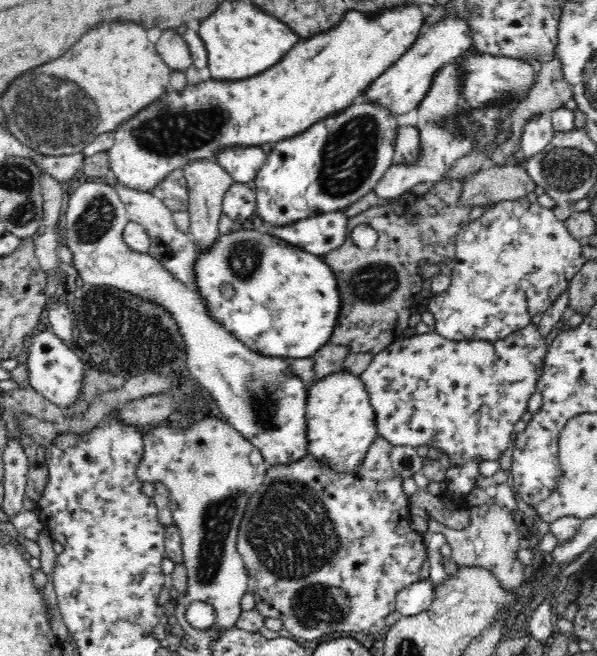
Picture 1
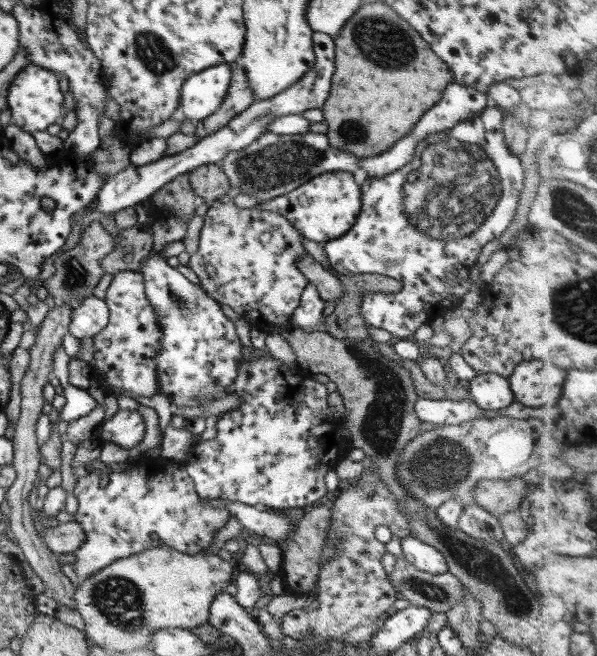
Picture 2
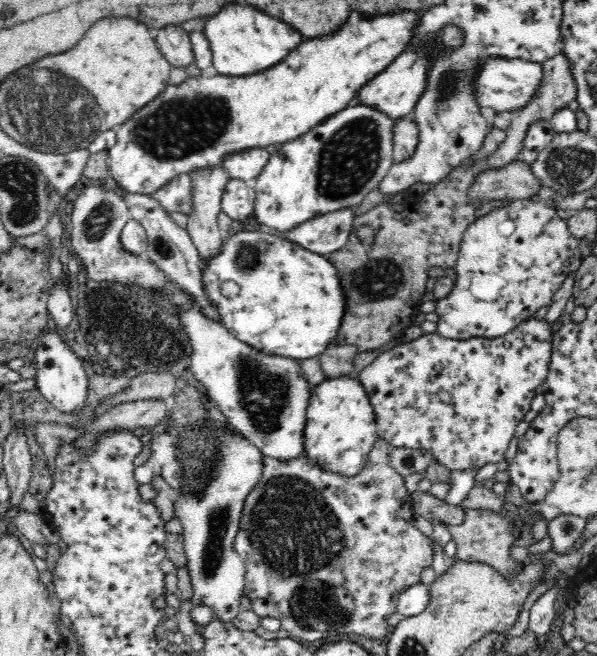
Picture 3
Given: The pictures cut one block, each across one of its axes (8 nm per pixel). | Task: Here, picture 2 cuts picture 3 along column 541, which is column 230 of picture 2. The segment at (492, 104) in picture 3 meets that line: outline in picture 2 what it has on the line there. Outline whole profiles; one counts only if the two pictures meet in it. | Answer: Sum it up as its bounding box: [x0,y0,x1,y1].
[180,63,233,121]

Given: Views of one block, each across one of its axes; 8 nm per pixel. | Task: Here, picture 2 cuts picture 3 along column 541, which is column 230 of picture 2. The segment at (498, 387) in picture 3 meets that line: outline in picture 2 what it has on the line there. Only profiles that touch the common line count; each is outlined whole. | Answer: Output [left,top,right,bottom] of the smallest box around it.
[141,252,243,409]

